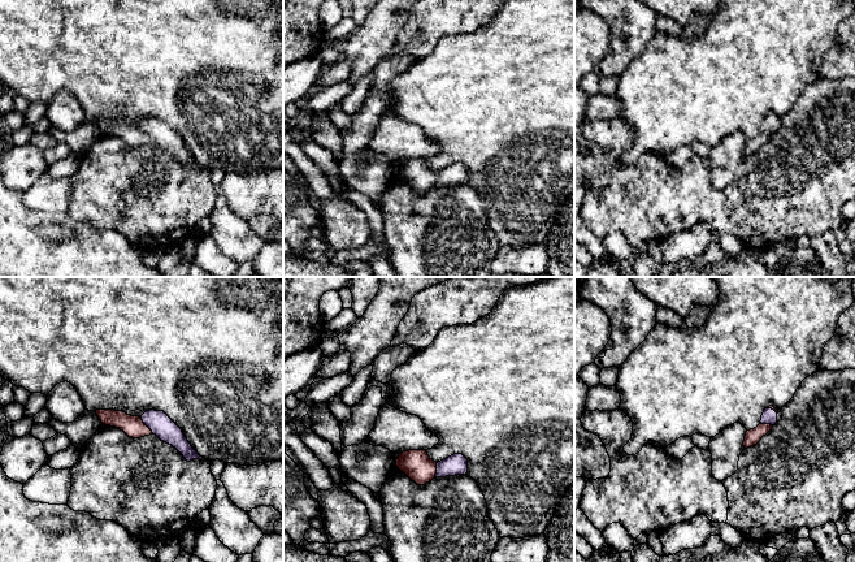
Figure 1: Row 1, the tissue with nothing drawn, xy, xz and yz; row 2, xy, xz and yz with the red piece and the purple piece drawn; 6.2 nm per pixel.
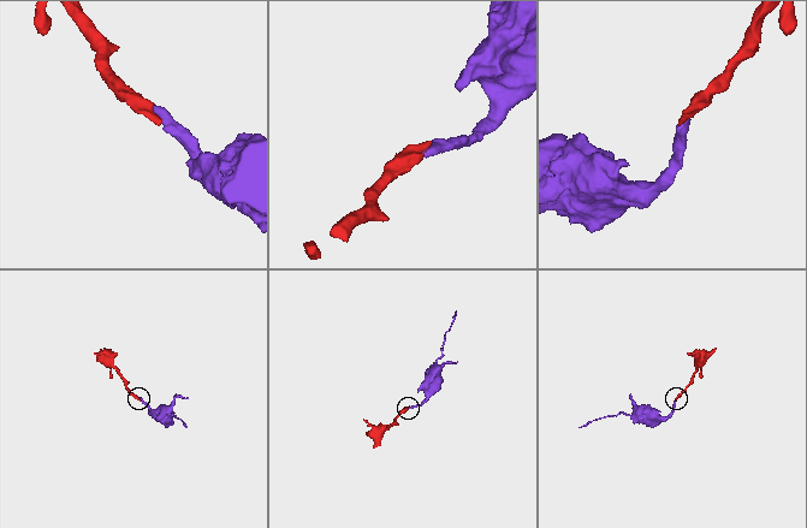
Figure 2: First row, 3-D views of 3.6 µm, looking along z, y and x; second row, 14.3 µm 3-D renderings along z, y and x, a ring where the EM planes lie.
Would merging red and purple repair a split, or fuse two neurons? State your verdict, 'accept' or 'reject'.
accept

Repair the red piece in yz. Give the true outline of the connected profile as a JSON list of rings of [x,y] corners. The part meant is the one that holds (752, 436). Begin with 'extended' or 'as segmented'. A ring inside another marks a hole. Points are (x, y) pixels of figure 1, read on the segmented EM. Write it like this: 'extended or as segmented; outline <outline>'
extended; outline [[[773,406],[764,410],[760,424],[756,428],[746,432],[743,441],[745,449],[756,445],[761,437],[773,428],[773,425],[777,423],[777,414],[778,411]]]

